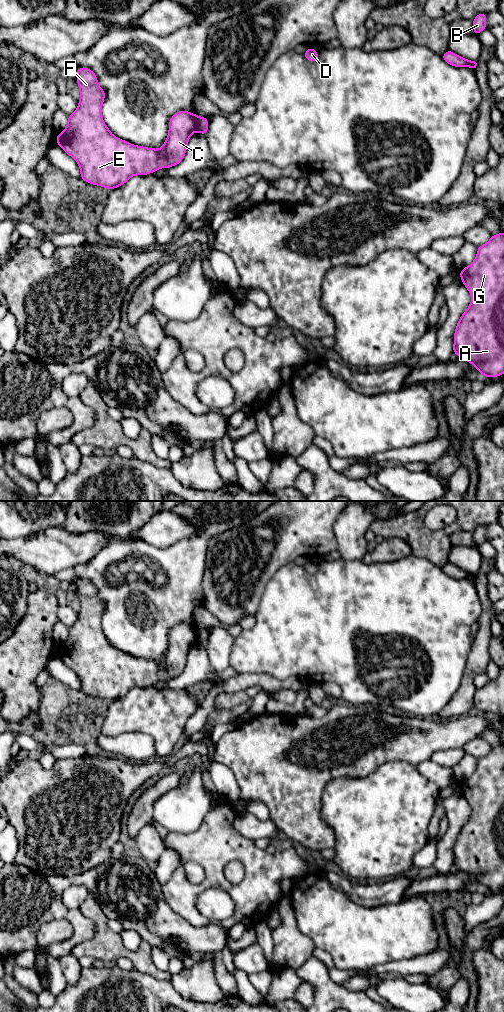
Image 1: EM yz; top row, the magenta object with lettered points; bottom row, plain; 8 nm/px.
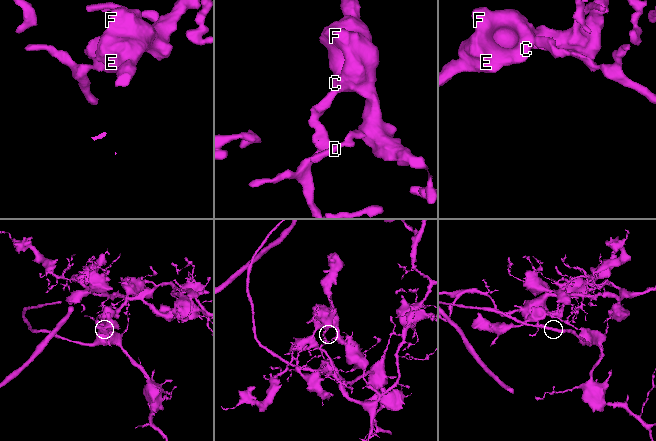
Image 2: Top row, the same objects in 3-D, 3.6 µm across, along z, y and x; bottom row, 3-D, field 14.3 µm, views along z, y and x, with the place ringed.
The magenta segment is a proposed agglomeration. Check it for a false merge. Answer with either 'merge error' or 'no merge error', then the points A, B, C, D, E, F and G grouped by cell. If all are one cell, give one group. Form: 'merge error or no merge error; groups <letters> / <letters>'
merge error; groups A G / B C D E F

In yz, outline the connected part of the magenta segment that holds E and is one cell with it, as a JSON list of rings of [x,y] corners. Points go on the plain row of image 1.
[[[86,579],[77,580],[77,596],[80,602],[79,617],[68,628],[67,638],[56,648],[56,654],[78,675],[82,692],[112,702],[134,687],[151,686],[161,680],[176,678],[183,672],[189,650],[197,643],[197,627],[185,622],[175,625],[169,633],[167,651],[160,661],[133,657],[114,648],[104,635],[102,617],[105,603],[98,597],[97,587]]]

